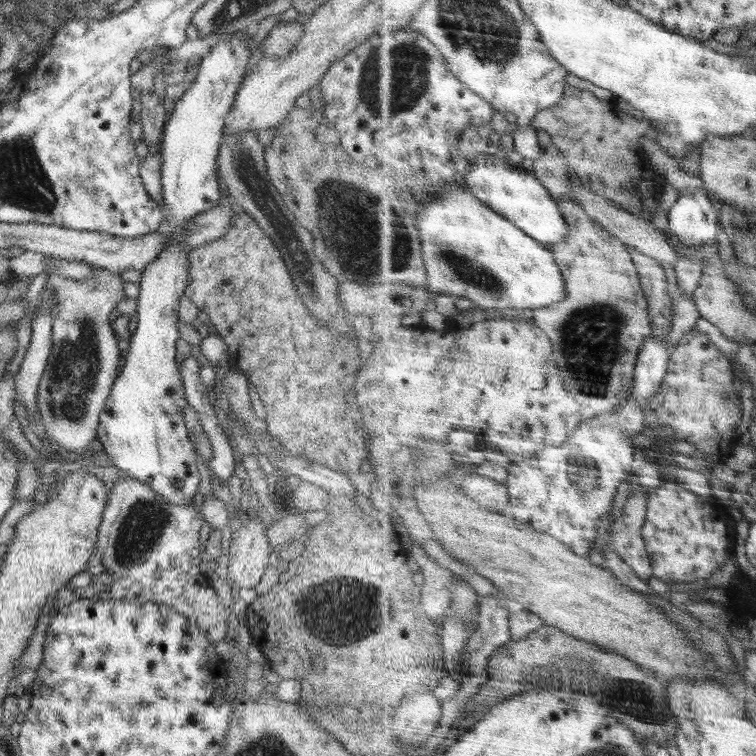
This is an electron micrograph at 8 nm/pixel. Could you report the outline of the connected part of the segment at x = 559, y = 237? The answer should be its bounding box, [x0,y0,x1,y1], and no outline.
[462,155,570,245]

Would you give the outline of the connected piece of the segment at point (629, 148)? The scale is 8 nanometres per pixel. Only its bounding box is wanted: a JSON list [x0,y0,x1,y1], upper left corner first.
[533,86,666,222]

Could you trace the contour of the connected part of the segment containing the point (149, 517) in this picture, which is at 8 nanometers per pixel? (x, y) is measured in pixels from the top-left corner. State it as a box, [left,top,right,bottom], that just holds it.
[95,478,229,644]

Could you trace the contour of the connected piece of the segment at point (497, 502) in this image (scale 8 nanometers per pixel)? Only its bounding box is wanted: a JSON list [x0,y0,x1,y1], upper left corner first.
[460,472,510,512]

